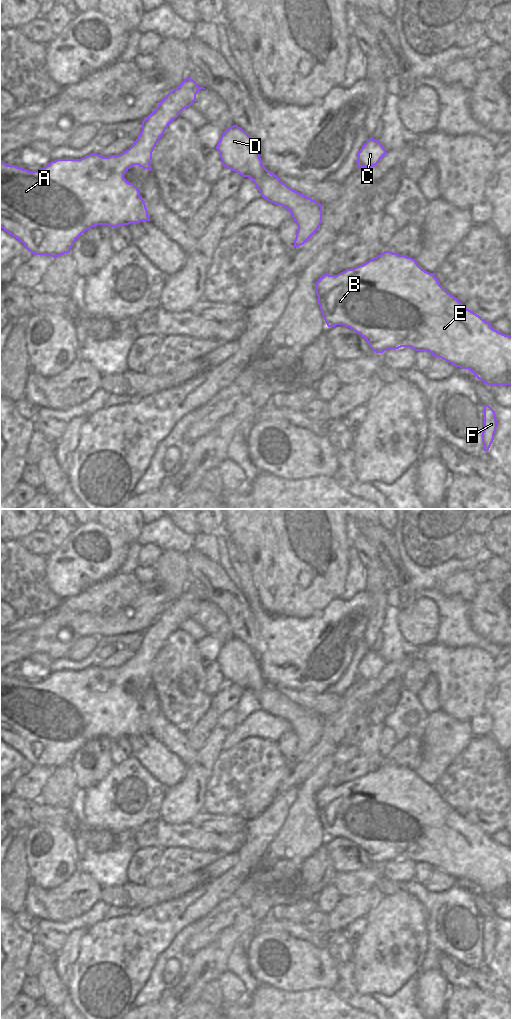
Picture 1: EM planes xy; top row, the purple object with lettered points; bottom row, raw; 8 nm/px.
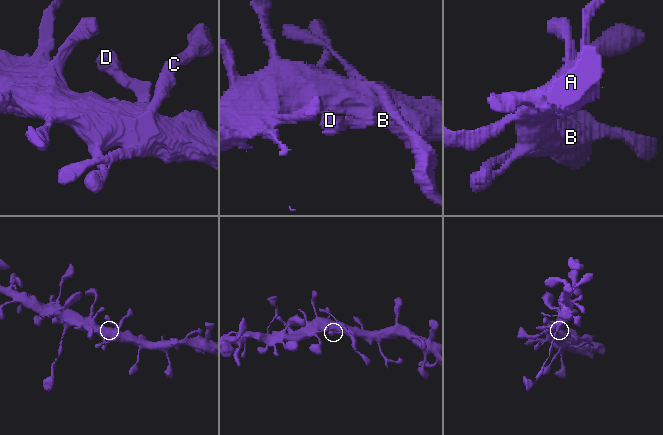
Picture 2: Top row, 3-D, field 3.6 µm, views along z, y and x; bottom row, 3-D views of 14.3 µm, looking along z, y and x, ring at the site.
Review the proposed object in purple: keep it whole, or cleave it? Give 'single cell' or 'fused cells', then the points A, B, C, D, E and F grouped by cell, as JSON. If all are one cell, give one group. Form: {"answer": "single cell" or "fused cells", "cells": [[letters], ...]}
{"answer": "single cell", "cells": [["A", "B", "C", "D", "E", "F"]]}

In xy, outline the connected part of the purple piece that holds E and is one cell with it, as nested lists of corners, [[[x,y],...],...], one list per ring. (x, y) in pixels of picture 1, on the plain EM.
[[[384,763],[363,777],[346,781],[337,787],[325,785],[316,794],[316,806],[328,839],[349,839],[361,847],[376,865],[401,859],[429,863],[434,869],[456,880],[469,881],[488,898],[512,897],[512,847],[493,841],[489,834],[467,821],[438,794],[434,785],[425,783],[416,771]]]

